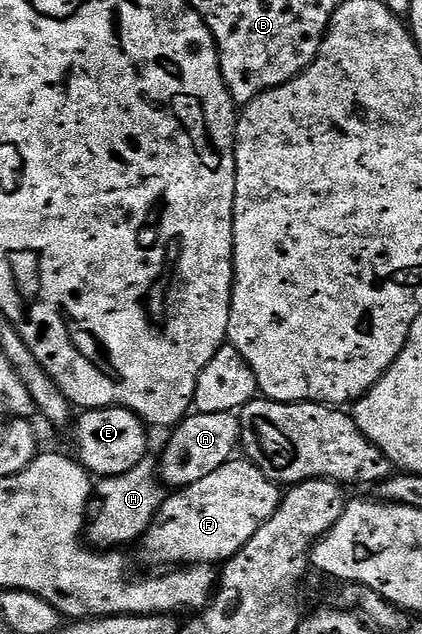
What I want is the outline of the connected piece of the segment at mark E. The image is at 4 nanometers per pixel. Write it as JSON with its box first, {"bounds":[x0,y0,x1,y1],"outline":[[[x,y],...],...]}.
{"bounds":[74,407,148,478],"outline":[[[112,407],[80,412],[74,422],[74,429],[75,449],[79,452],[77,460],[88,474],[94,475],[96,478],[121,475],[125,471],[137,467],[137,463],[141,463],[148,456],[148,426],[136,413],[130,413],[127,409]]]}

